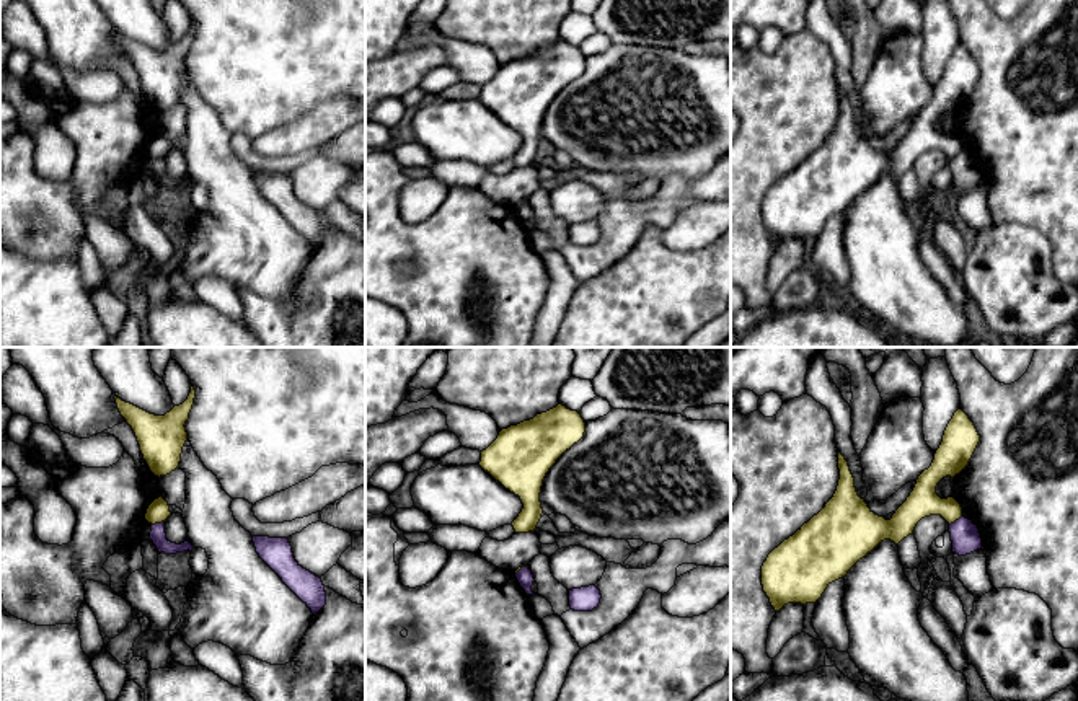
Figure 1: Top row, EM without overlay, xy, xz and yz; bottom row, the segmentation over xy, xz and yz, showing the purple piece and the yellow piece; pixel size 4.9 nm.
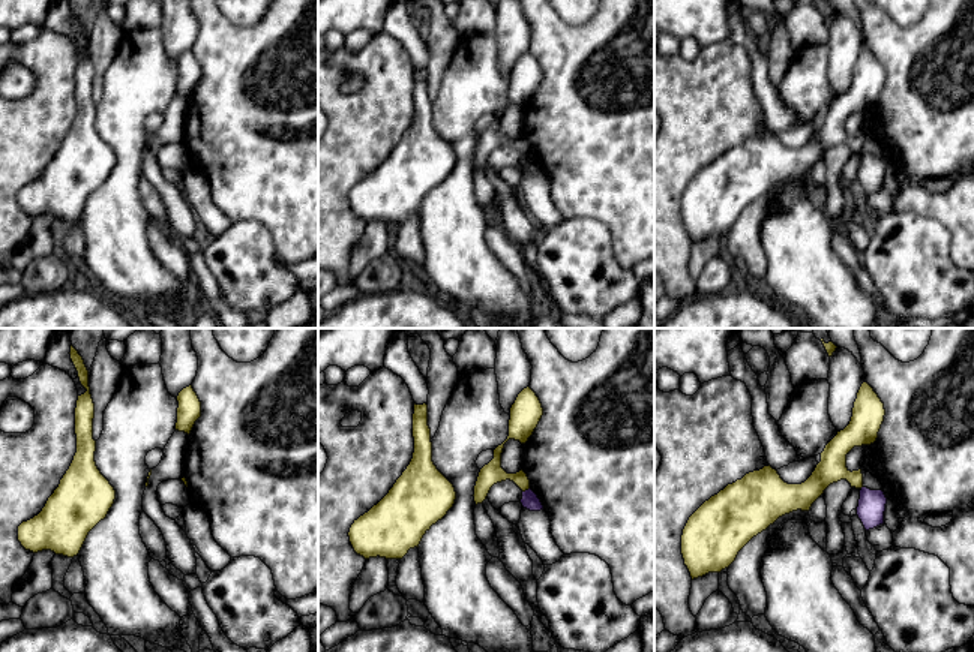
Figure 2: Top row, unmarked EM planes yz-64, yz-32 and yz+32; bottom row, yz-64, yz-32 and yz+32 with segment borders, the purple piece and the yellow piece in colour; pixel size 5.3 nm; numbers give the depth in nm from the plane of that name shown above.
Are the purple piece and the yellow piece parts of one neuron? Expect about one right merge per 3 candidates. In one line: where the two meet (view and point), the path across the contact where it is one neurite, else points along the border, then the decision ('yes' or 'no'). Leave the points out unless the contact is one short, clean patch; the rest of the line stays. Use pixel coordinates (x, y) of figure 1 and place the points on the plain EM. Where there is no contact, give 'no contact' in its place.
contact xy (157, 158); border xy (163, 155), (152, 160); no

